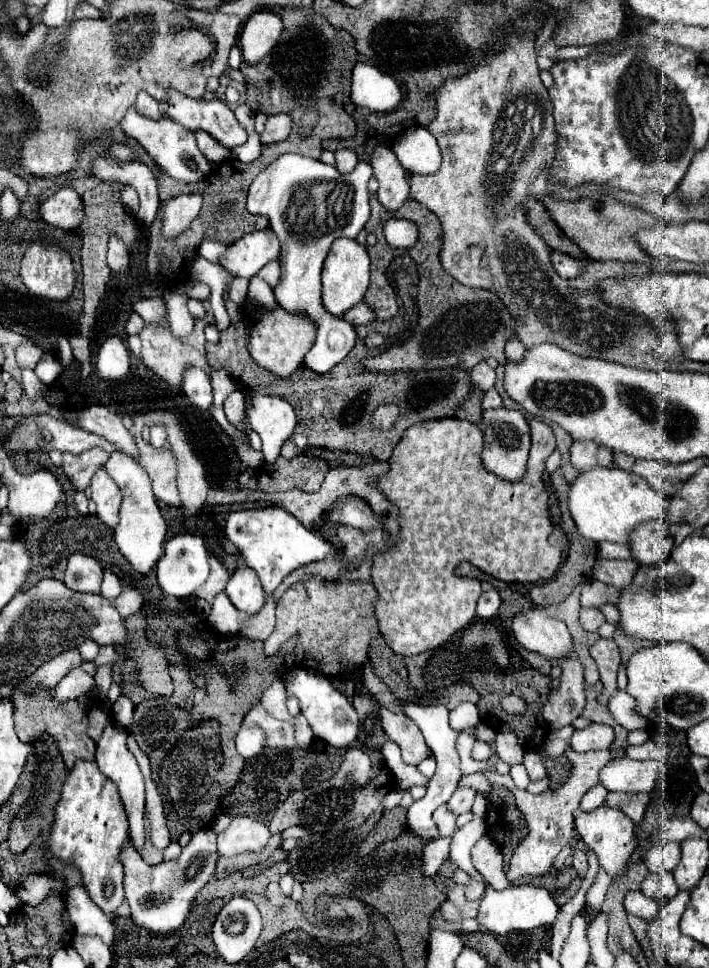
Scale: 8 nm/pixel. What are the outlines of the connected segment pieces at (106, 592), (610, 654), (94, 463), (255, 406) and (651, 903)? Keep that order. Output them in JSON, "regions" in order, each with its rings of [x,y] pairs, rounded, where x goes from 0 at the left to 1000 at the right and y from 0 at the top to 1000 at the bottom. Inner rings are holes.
{"regions":[[[[145,589],[145,601],[142,601],[142,616],[151,620],[162,620],[171,612],[171,601],[157,589]]],[[[848,659],[836,665],[834,678],[839,680],[850,705],[850,715],[842,719],[845,727],[856,727],[859,721],[870,715],[870,692],[876,686],[876,674],[870,665],[859,659]]],[[[128,463],[109,471],[89,469],[89,488],[97,492],[97,496],[106,500],[109,506],[120,506],[126,500],[126,494],[142,481],[148,481],[154,471],[157,471],[157,467],[151,467],[145,463]]],[[[379,407],[346,409],[346,428],[351,430],[354,442],[371,455],[374,475],[385,477],[419,438],[410,417]]],[[[904,919],[884,921],[879,934],[882,934],[882,940],[884,940],[887,944],[893,944],[893,946],[910,950],[910,952],[918,952],[918,950],[927,946],[927,942],[938,936],[935,930],[915,928],[915,926],[910,926]]]]}

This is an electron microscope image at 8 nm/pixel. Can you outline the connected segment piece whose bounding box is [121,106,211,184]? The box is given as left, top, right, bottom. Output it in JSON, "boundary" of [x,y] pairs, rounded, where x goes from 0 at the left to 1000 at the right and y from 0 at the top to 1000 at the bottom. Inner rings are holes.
{"boundary":[[[185,110],[185,112],[179,114],[179,118],[173,120],[173,124],[171,124],[171,132],[173,132],[173,136],[176,136],[182,143],[193,145],[193,147],[210,157],[210,161],[213,161],[221,169],[227,169],[227,174],[230,174],[241,184],[247,184],[247,186],[255,186],[255,188],[261,188],[261,190],[275,190],[275,188],[286,186],[286,184],[295,180],[295,176],[298,176],[298,167],[295,167],[289,161],[283,161],[283,155],[281,155],[278,149],[275,149],[272,136],[255,132],[255,128],[238,124],[236,120],[227,122],[227,124],[213,124],[213,122],[199,120],[199,118]]]}

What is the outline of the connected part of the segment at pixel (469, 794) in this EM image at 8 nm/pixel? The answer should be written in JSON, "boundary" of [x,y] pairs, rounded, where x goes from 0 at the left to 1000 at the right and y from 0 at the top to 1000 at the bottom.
{"boundary":[[[647,814],[636,822],[636,826],[630,829],[630,833],[645,843],[645,841],[653,841],[653,839],[664,839],[667,826],[670,826],[670,816],[667,814]]]}

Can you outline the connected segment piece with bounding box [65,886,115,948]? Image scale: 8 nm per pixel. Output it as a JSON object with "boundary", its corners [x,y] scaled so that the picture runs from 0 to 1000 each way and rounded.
{"boundary":[[[117,915],[97,919],[92,934],[94,934],[94,946],[97,946],[100,955],[106,957],[109,965],[137,967],[154,979],[162,975],[159,948],[151,946],[148,942],[142,942],[142,938],[126,928],[126,924],[117,919]]]}

